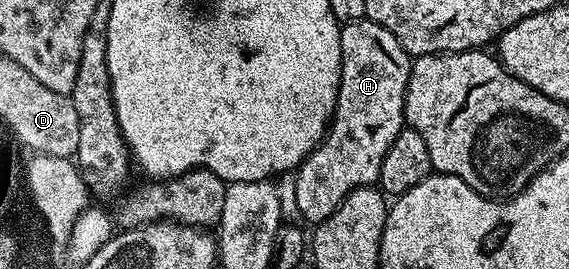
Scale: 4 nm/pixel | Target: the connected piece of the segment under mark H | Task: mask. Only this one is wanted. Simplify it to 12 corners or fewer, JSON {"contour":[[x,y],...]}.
{"contour":[[378,22],[340,30],[340,89],[295,169],[299,219],[375,185],[406,127],[412,60]]}

